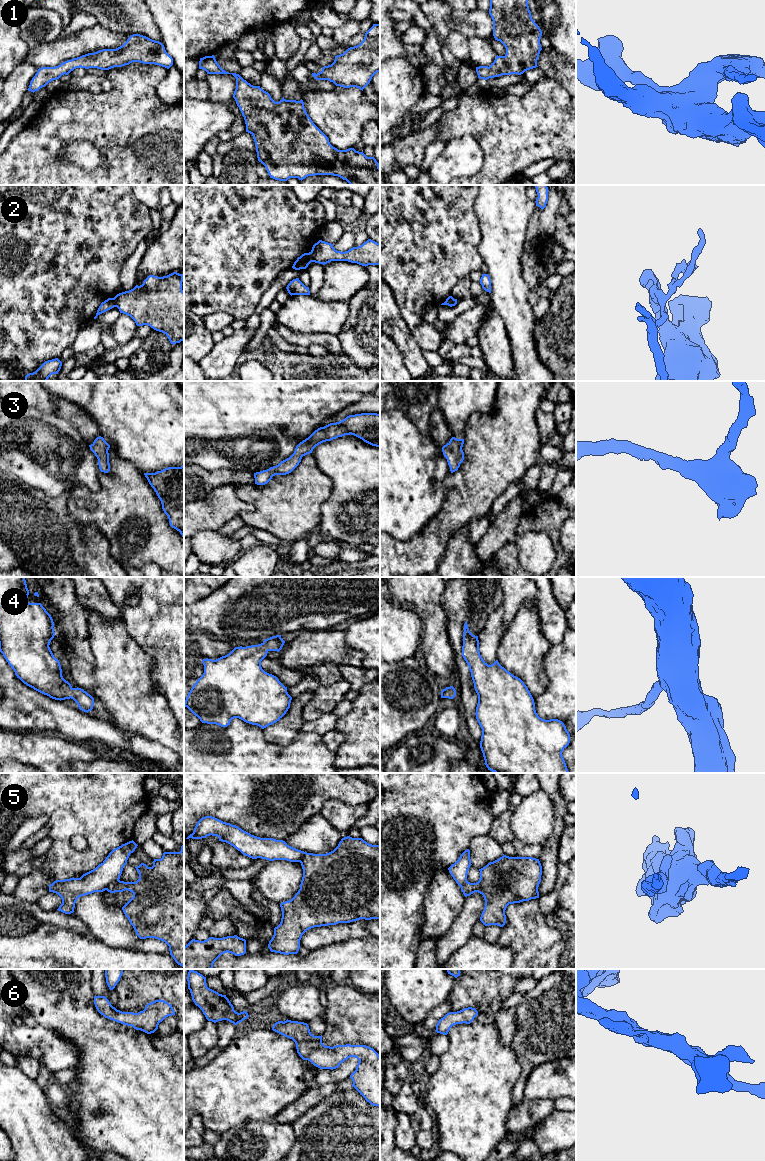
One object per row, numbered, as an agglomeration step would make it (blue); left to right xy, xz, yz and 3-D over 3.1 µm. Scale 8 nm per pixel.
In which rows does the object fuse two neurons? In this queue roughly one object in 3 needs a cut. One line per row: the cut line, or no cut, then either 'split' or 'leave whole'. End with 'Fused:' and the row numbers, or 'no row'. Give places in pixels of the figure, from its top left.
1: cut none; leave whole
2: cut xz (309, 252), (313, 261); split
3: cut none; leave whole
4: cut none; leave whole
5: cut xy (119, 880), (111, 883), (106, 889); split
6: cut none; leave whole
Fused: 2, 5

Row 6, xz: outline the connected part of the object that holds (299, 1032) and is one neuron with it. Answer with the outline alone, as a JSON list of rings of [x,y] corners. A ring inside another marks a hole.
[[[288,1019],[276,1022],[272,1030],[292,1039],[299,1056],[320,1069],[333,1070],[348,1058],[357,1058],[356,1070],[350,1075],[352,1087],[371,1105],[380,1107],[380,1056],[373,1048],[350,1044],[325,1046],[322,1035],[314,1036],[307,1023]]]

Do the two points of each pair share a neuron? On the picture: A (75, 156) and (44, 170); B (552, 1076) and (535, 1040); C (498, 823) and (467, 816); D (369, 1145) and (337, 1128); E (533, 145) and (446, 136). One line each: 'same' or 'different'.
A: different
B: different
C: different
D: same
E: same

